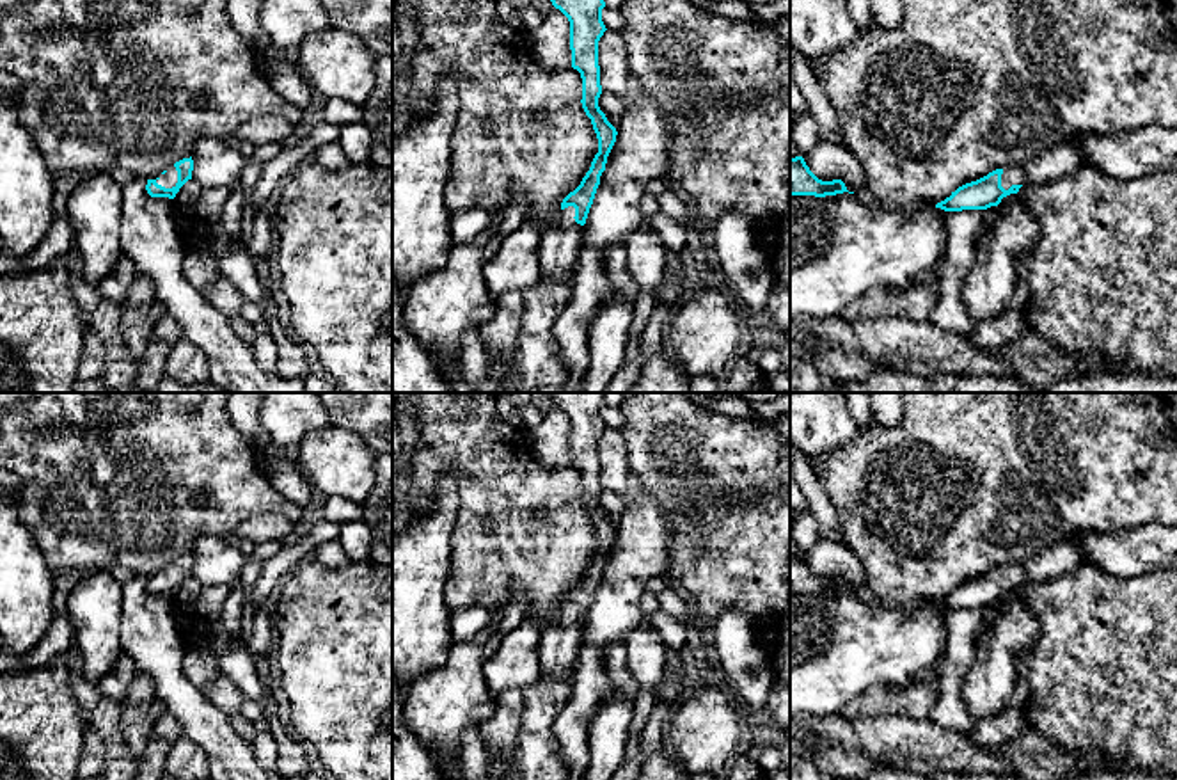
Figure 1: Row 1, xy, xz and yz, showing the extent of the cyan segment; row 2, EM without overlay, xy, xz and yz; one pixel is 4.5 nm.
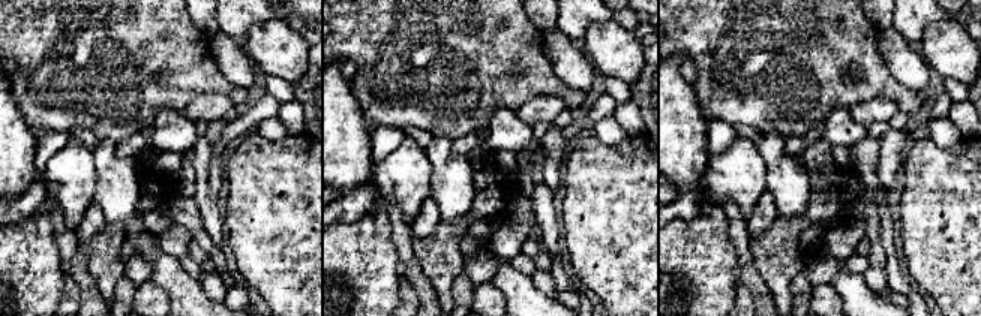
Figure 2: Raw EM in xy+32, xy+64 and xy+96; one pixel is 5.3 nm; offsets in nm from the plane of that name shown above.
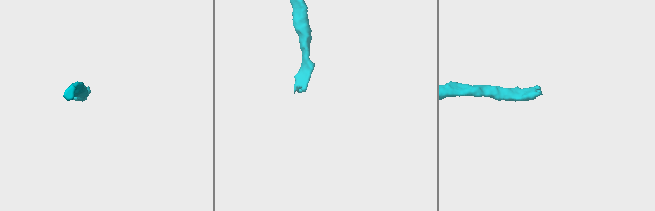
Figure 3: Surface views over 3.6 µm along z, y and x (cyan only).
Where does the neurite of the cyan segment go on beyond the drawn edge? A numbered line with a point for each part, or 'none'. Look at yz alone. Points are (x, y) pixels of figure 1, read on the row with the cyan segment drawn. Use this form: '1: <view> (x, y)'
1: yz (1064, 157)

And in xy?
1: xy (167, 180)

